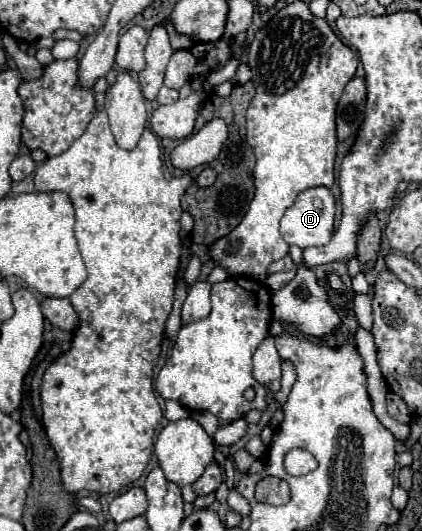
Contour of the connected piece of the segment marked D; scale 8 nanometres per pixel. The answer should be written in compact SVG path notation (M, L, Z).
M312 187L298 195L296 203L284 213L280 233L290 245L320 247L334 231L336 201L328 187Z

